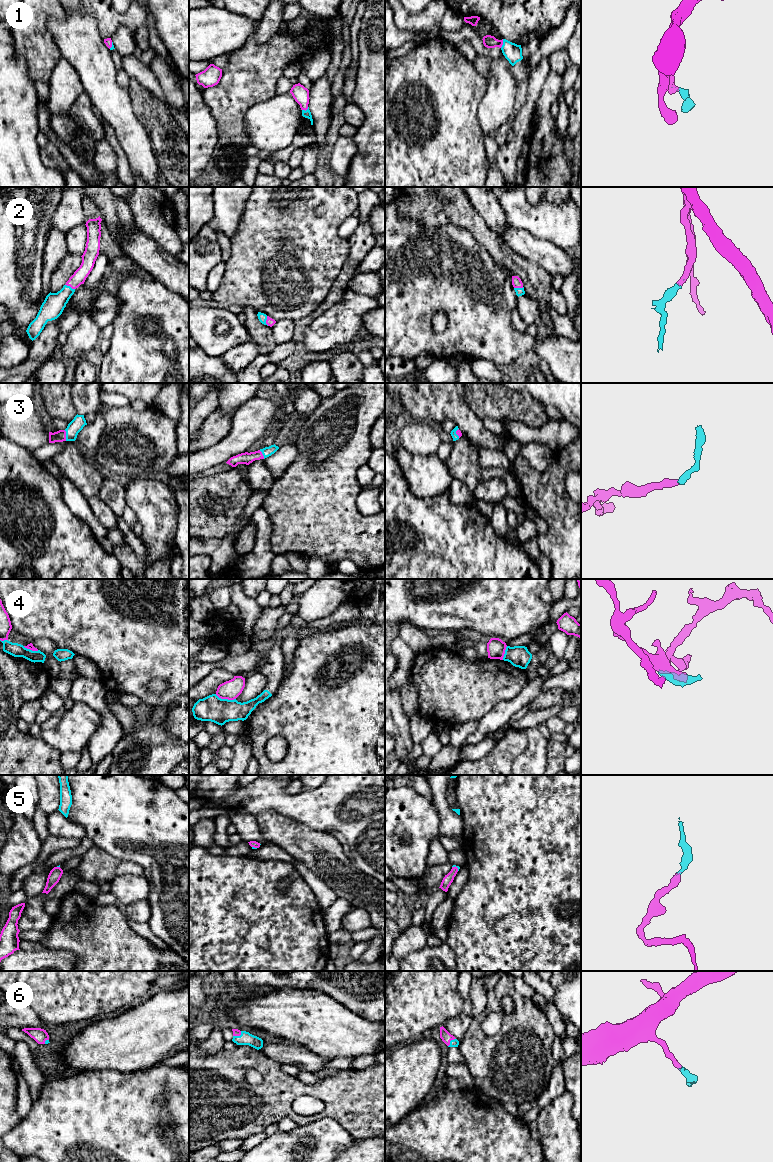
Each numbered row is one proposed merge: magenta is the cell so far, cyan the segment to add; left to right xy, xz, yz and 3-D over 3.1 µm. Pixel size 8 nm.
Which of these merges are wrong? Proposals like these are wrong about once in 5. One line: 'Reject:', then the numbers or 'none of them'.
Reject: 4

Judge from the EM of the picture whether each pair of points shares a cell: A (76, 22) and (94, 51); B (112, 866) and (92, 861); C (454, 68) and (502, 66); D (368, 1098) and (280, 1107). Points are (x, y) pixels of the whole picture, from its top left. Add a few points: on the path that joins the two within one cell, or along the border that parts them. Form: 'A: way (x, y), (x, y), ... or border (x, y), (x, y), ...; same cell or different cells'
A: way (76, 29), (76, 33), (87, 44); same cell
B: way (107, 866), (97, 866); same cell
C: border (473, 64), (486, 79), (487, 87); different cells
D: way (346, 1095), (332, 1090), (301, 1090); same cell

